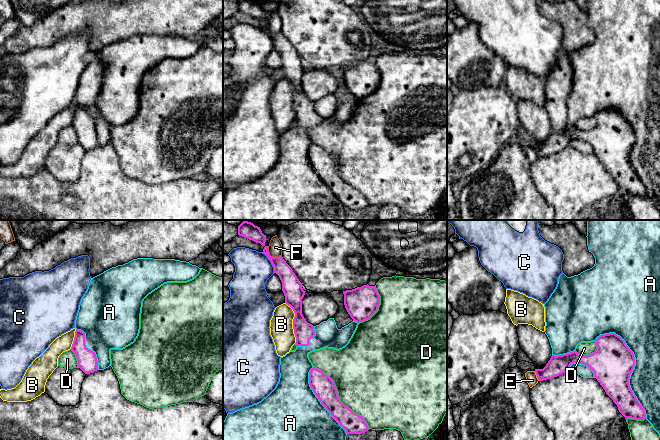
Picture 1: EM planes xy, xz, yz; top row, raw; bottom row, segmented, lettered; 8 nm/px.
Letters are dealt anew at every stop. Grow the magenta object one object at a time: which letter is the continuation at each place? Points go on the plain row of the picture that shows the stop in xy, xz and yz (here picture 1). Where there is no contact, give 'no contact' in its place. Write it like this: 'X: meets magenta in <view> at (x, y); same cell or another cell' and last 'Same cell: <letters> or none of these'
A: meets magenta in yz at (633, 143); same cell
B: meets magenta in xz at (293, 99); another cell
C: meets magenta in xz at (271, 38); another cell
D: meets magenta in xz at (338, 173); another cell
E: meets magenta in yz at (537, 152); another cell
F: meets magenta in xz at (270, 32); another cell
Same cell: A

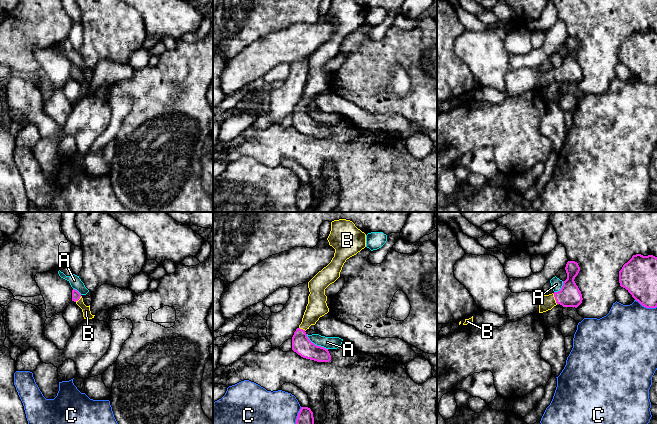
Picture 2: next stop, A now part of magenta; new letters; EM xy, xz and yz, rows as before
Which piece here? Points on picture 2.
A: meets magenta in xz at (316, 121); another cell
B: meets magenta in yz at (555, 74); same cell
C: meets magenta in xz at (296, 197); another cell
Same cell: B

